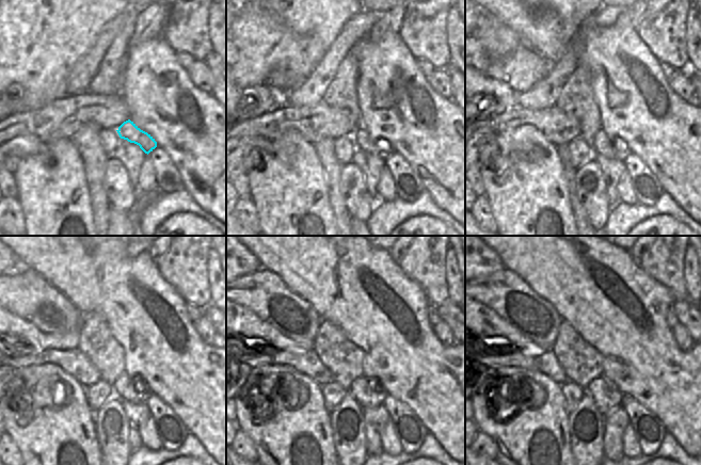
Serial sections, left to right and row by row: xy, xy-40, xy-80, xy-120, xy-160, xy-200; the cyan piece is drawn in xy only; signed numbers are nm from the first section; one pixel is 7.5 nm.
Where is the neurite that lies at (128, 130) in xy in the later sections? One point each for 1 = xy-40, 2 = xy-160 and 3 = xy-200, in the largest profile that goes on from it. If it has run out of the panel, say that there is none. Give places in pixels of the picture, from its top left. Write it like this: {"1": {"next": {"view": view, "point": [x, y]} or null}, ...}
{"1": {"next": {"view": "xy-40", "point": [364, 142]}}, "2": {"next": {"view": "xy-160", "point": [368, 394]}}, "3": {"next": {"view": "xy-200", "point": [606, 398]}}}

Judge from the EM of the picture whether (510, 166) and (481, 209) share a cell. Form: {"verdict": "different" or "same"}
{"verdict": "different"}

